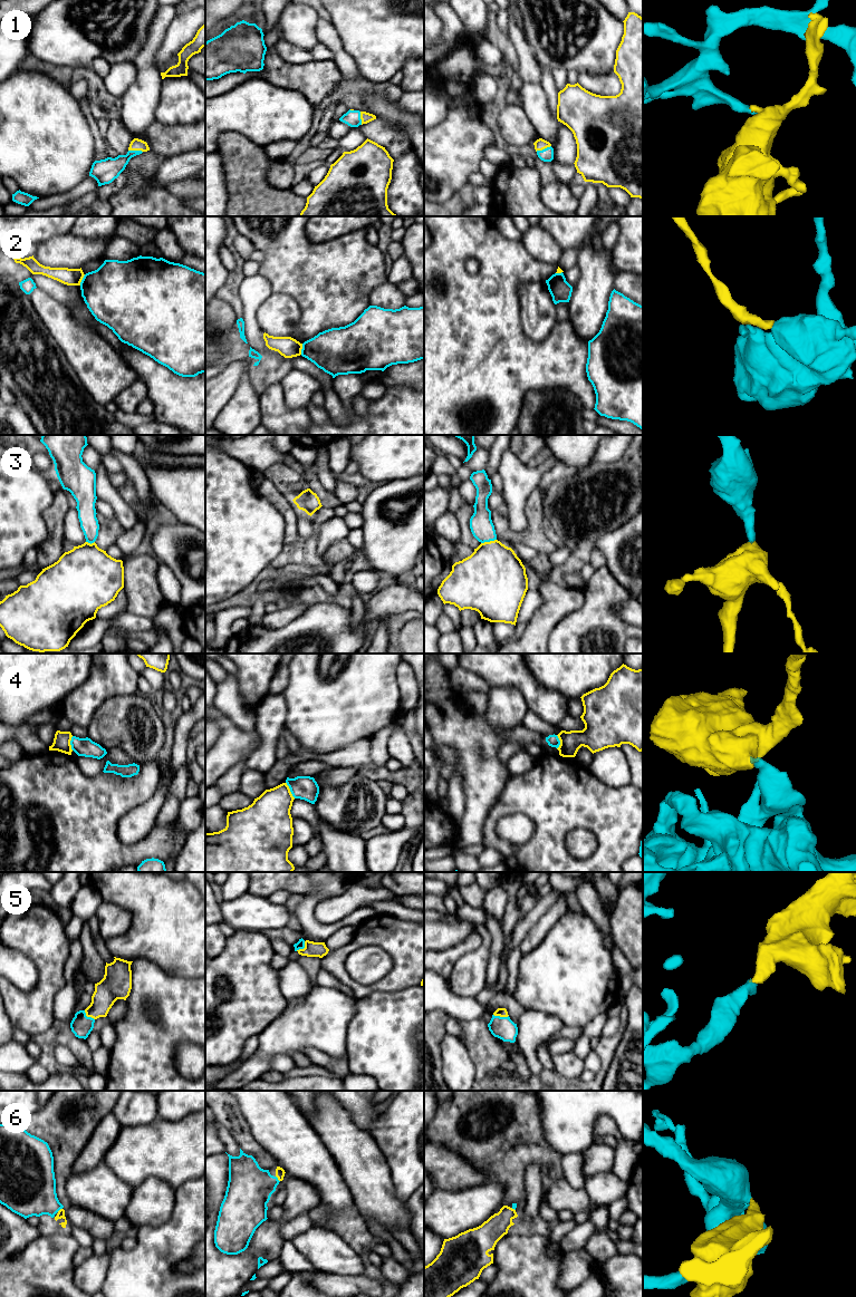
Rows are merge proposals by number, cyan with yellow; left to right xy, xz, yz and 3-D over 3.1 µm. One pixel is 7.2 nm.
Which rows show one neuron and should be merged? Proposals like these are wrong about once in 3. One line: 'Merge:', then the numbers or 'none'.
Merge: 1, 3, 5, 6

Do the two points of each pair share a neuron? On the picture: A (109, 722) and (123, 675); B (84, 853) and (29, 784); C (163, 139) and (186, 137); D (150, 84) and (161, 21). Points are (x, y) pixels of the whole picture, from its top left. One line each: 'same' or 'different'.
A: different
B: same
C: same
D: same

